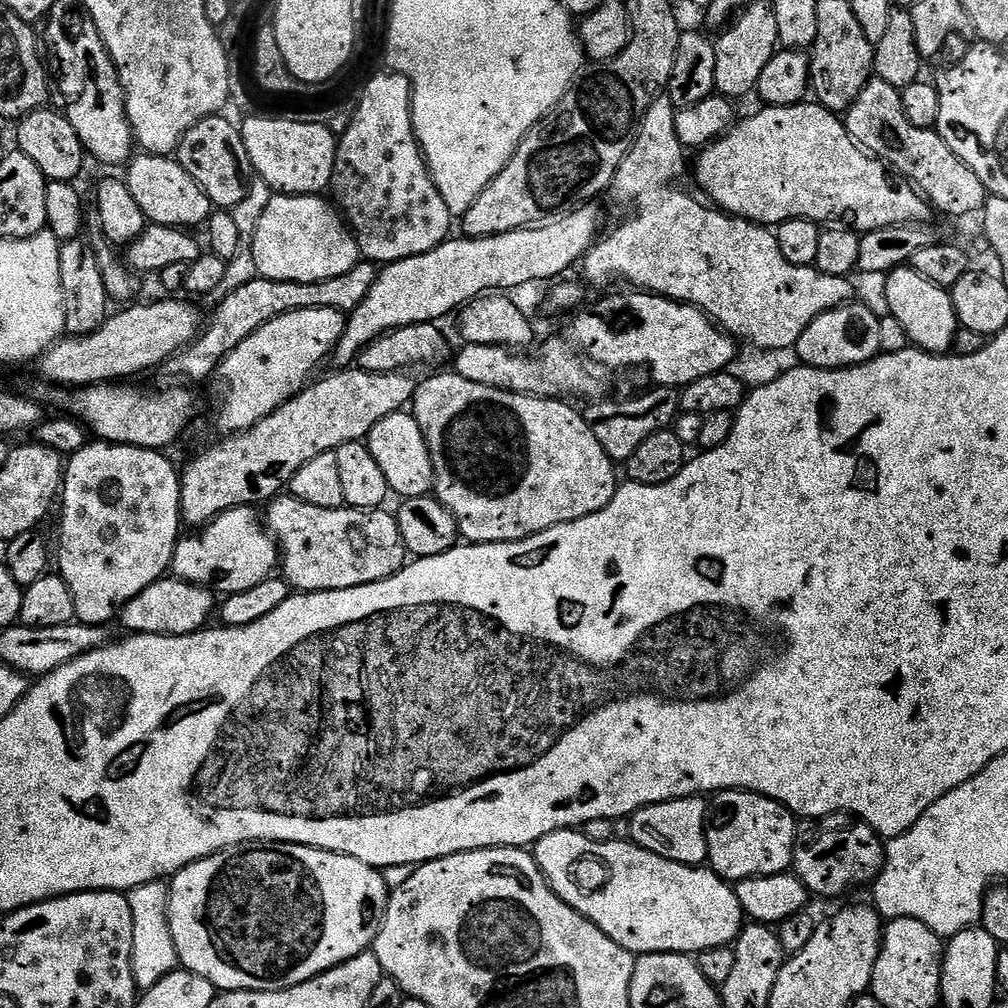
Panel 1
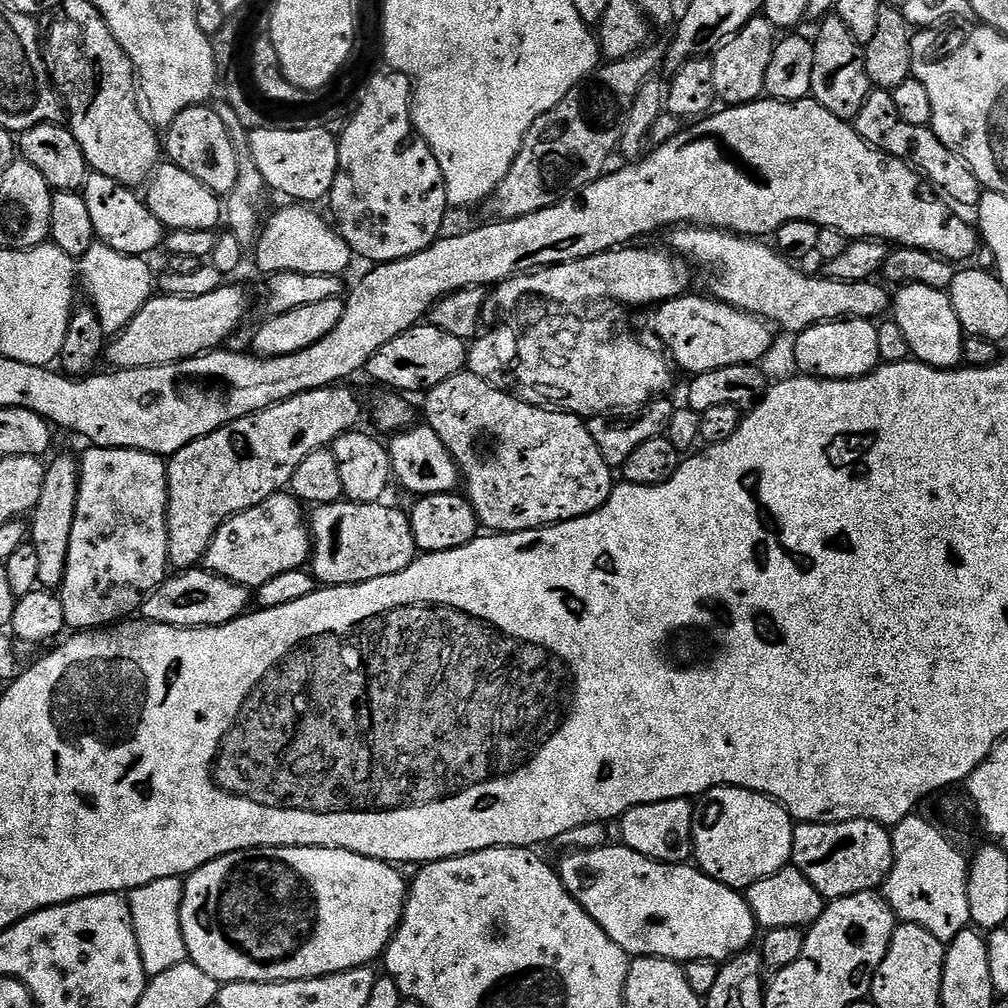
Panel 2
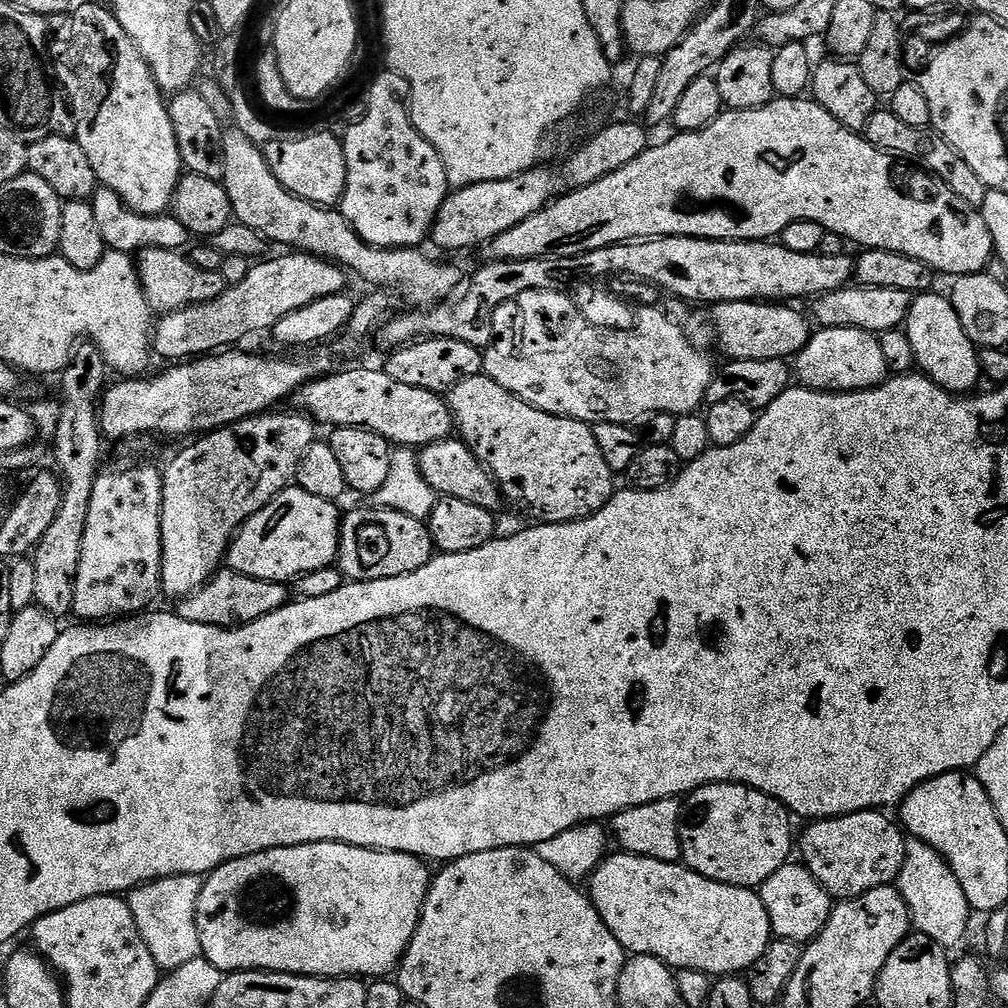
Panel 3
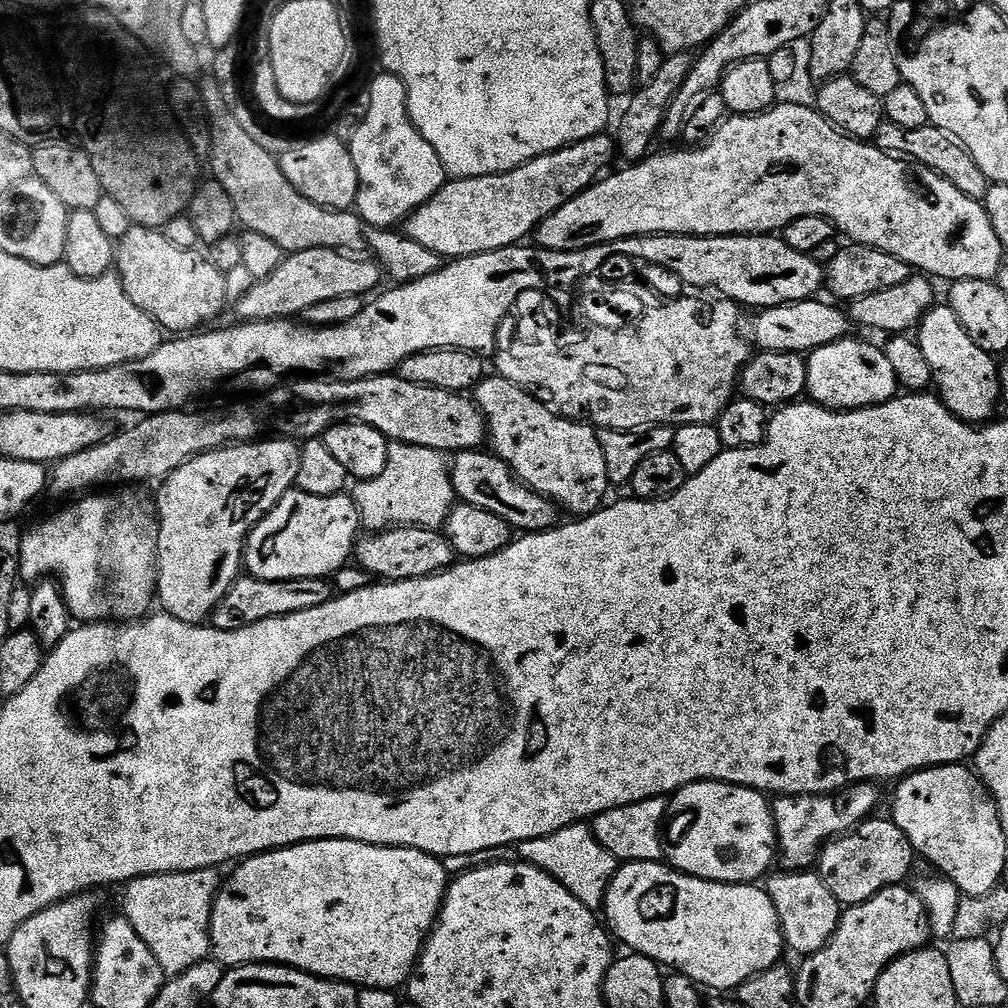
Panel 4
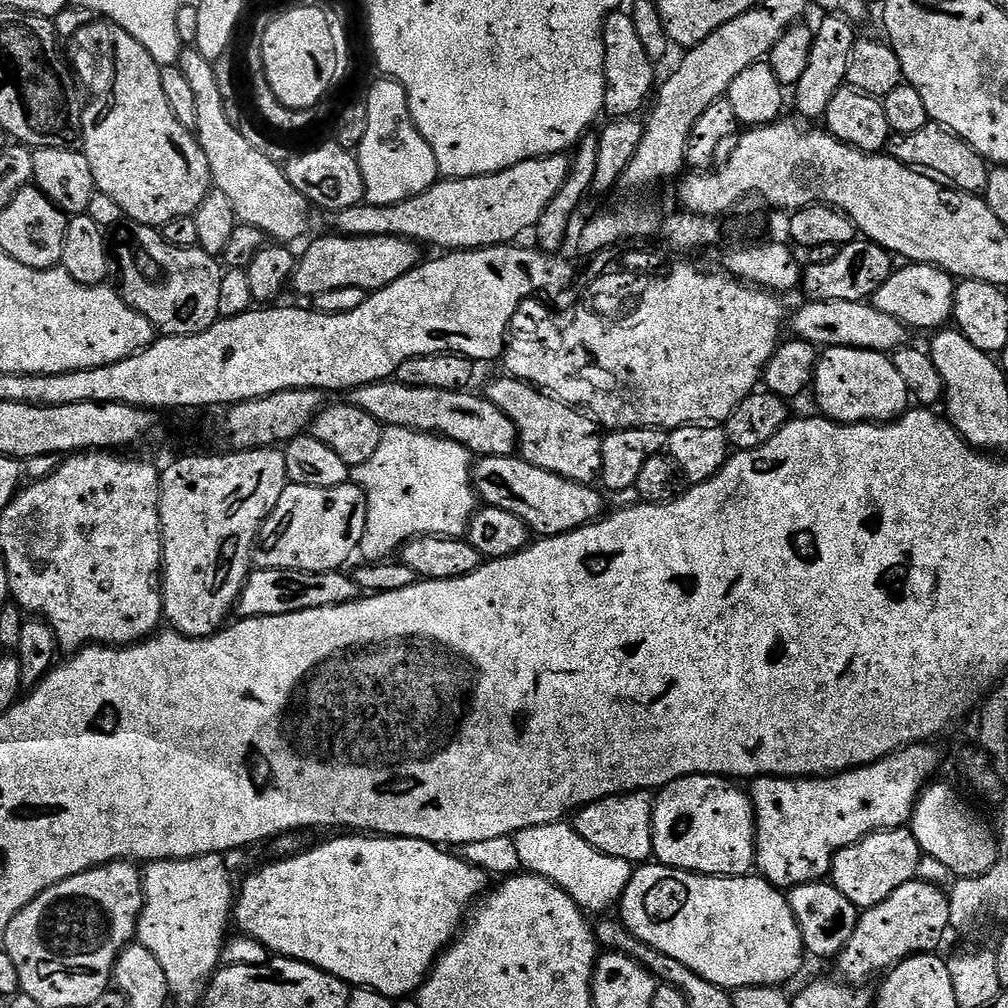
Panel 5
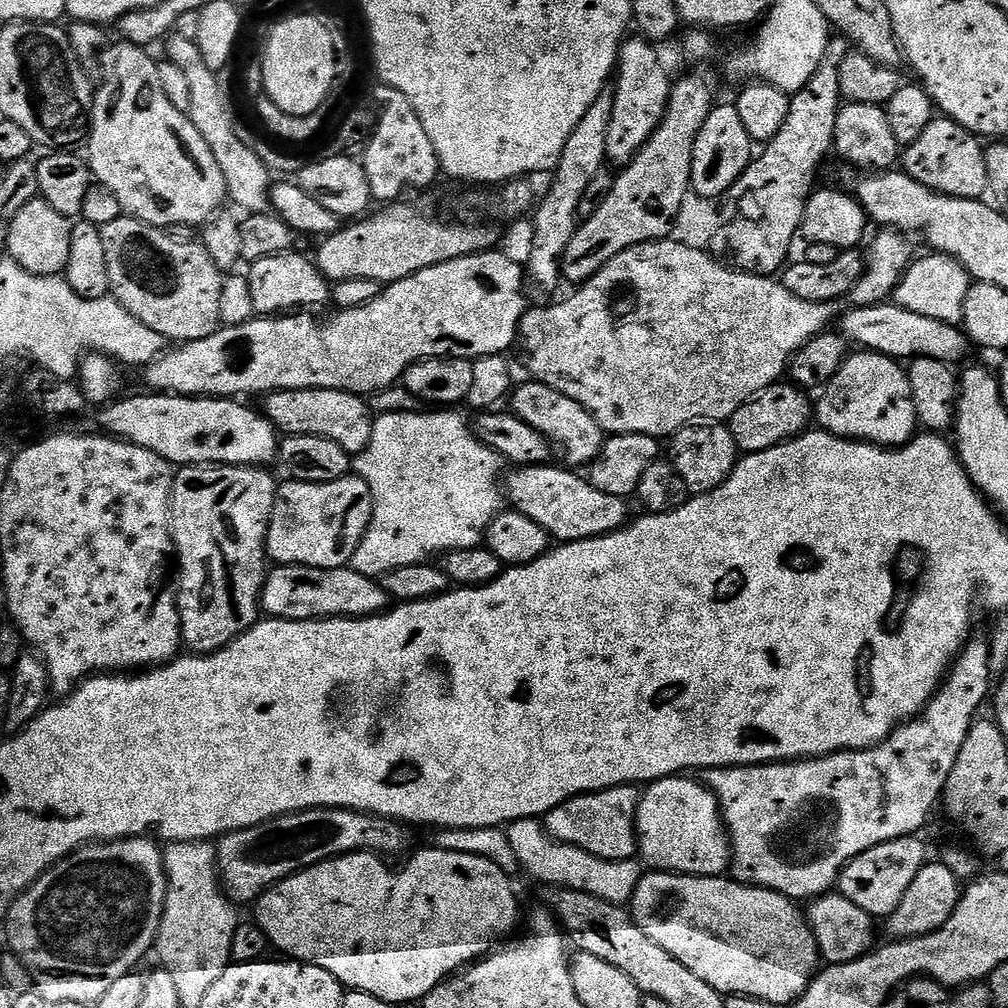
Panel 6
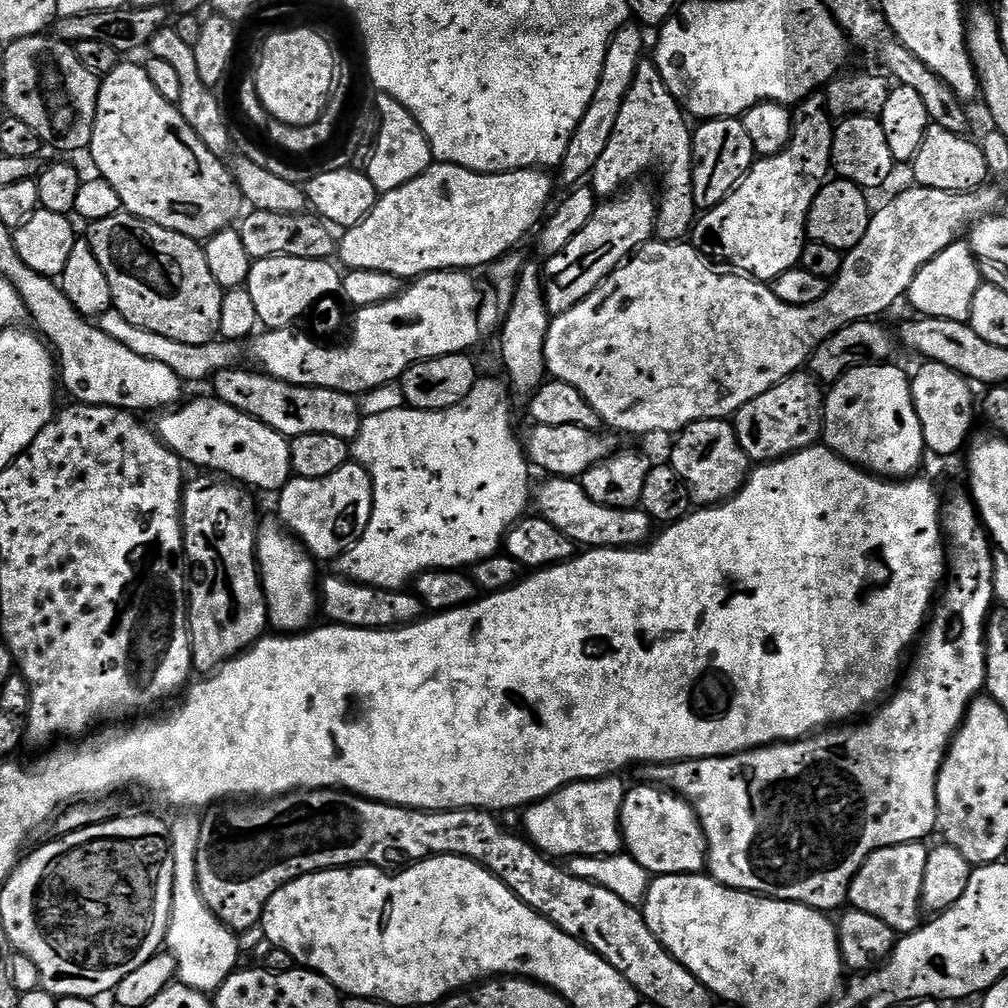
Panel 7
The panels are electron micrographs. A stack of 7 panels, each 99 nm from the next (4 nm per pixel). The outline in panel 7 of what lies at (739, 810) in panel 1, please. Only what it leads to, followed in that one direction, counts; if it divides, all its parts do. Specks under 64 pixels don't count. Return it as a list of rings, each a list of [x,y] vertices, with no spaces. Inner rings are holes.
[[[640,782],[637,788],[629,787],[622,802],[620,834],[627,855],[633,856],[638,866],[642,866],[653,877],[690,876],[705,871],[708,863],[708,843],[700,819],[692,805],[671,790],[665,790],[651,782]]]

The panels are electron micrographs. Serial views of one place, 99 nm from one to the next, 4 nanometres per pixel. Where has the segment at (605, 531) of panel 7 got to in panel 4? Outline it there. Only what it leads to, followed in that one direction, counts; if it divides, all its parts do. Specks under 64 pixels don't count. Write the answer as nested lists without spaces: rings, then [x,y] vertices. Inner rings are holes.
[[[473,450],[455,453],[450,464],[452,488],[456,492],[456,500],[470,506],[482,506],[482,510],[490,510],[490,514],[498,514],[513,529],[521,533],[547,532],[558,524],[556,512],[558,506],[553,500],[547,500],[532,488],[527,488],[517,476],[514,476],[506,462],[502,462],[491,451]]]

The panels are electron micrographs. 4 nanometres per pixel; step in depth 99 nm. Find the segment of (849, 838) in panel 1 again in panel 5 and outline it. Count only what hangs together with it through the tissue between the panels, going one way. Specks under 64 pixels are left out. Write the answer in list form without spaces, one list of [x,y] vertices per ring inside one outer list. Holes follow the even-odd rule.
[[[907,827],[886,828],[883,832],[862,838],[854,846],[842,849],[832,863],[830,882],[838,891],[846,894],[846,898],[850,898],[858,910],[873,908],[886,902],[886,898],[890,898],[898,886],[906,886],[906,882],[917,879],[920,860],[922,853],[911,830]]]

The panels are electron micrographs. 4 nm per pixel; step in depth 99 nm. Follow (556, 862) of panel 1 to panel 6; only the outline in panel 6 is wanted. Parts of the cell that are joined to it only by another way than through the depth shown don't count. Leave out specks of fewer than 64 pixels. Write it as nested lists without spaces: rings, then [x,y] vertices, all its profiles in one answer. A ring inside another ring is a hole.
[[[655,870],[641,875],[638,882],[638,890],[634,894],[630,905],[632,917],[636,919],[636,925],[642,930],[642,934],[646,934],[646,938],[650,938],[650,942],[662,946],[662,950],[666,950],[666,954],[670,954],[675,960],[682,962],[682,966],[686,966],[686,970],[690,970],[690,974],[702,978],[702,982],[706,982],[706,986],[710,986],[715,992],[719,992],[724,996],[749,996],[755,1000],[762,1001],[765,1006],[772,1006],[772,1004],[791,1005],[793,1000],[799,998],[808,989],[813,976],[816,975],[822,964],[820,951],[812,933],[812,927],[808,925],[805,913],[801,909],[799,912],[796,908],[799,907],[789,900],[787,896],[778,894],[769,888],[755,888],[752,884],[741,884],[735,878],[725,878],[724,876],[681,876],[675,872],[658,872]]]

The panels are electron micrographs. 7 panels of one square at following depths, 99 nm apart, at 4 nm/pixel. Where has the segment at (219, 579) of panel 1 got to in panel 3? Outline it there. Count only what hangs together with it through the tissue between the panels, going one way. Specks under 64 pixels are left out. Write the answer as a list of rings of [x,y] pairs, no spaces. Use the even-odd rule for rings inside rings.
[[[289,486],[279,492],[262,510],[258,510],[258,514],[254,514],[245,524],[240,525],[240,531],[232,537],[232,543],[228,546],[228,555],[226,564],[231,571],[241,572],[250,578],[262,578],[270,582],[278,582],[279,584],[288,584],[295,581],[296,577],[304,576],[308,572],[314,570],[322,570],[323,568],[333,567],[337,563],[340,555],[340,522],[342,519],[341,509],[336,509],[337,505],[333,501],[326,498],[317,498],[314,494],[306,494],[306,490],[302,490],[299,486]]]

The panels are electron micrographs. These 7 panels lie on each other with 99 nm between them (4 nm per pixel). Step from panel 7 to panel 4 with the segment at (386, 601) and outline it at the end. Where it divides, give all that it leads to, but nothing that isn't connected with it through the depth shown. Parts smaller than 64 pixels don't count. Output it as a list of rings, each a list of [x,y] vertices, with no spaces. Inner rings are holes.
[[[244,574],[234,581],[228,593],[218,602],[215,610],[212,611],[210,624],[211,627],[217,628],[218,630],[226,630],[227,632],[242,630],[246,626],[257,624],[270,618],[298,614],[302,610],[314,610],[314,606],[322,606],[328,600],[333,599],[333,596],[333,585],[327,579],[294,578],[293,580],[263,580],[257,576]]]

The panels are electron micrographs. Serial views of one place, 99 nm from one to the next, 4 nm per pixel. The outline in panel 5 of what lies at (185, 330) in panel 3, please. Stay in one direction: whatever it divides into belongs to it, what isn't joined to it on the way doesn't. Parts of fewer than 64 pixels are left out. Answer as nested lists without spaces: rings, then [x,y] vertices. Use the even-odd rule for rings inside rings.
[[[320,236],[296,261],[296,271],[290,281],[291,291],[314,298],[326,290],[360,288],[369,294],[398,282],[411,268],[421,263],[421,249],[400,236]]]

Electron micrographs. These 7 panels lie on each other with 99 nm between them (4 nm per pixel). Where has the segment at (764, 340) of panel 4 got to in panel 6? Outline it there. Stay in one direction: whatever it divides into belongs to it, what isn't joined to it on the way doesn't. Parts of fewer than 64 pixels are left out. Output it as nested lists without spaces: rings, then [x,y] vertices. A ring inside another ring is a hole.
[[[885,302],[858,308],[849,307],[849,312],[839,317],[838,331],[845,340],[861,349],[890,356],[897,362],[911,362],[917,358],[934,358],[949,366],[967,354],[970,341],[955,324],[938,322],[938,318],[926,318],[922,314],[914,314],[914,310],[899,308],[894,302]]]

